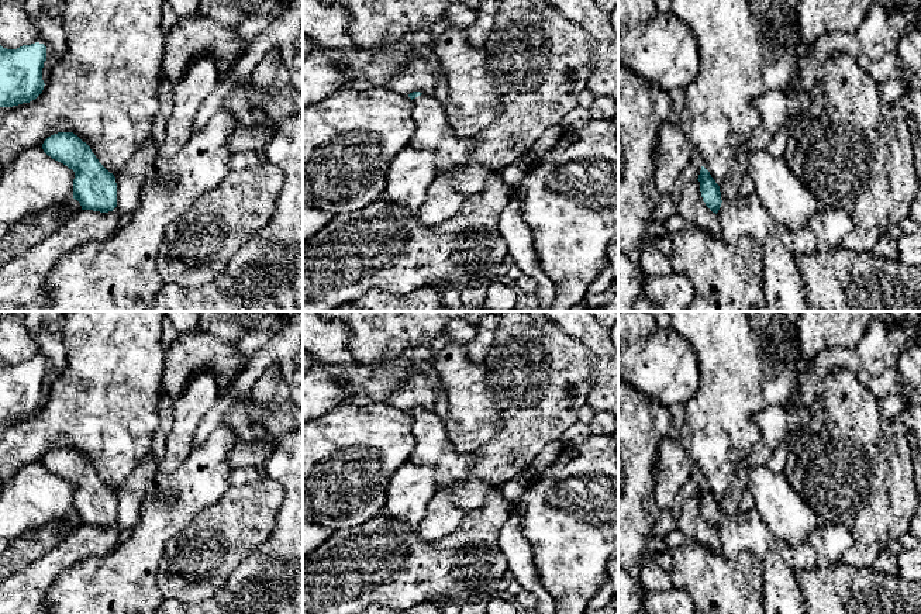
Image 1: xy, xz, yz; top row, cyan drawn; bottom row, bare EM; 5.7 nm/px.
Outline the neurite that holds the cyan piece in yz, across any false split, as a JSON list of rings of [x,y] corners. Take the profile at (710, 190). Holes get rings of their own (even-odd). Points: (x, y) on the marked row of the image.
[[[704,166],[697,180],[703,201],[717,214],[721,237],[728,244],[744,235],[762,244],[763,293],[769,311],[808,311],[806,284],[784,239],[786,227],[770,217],[755,194],[722,201],[720,186]]]

